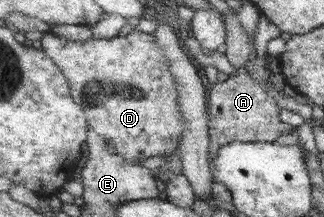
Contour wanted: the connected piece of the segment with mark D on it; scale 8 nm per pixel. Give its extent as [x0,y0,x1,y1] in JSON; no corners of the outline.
[41,29,187,164]

